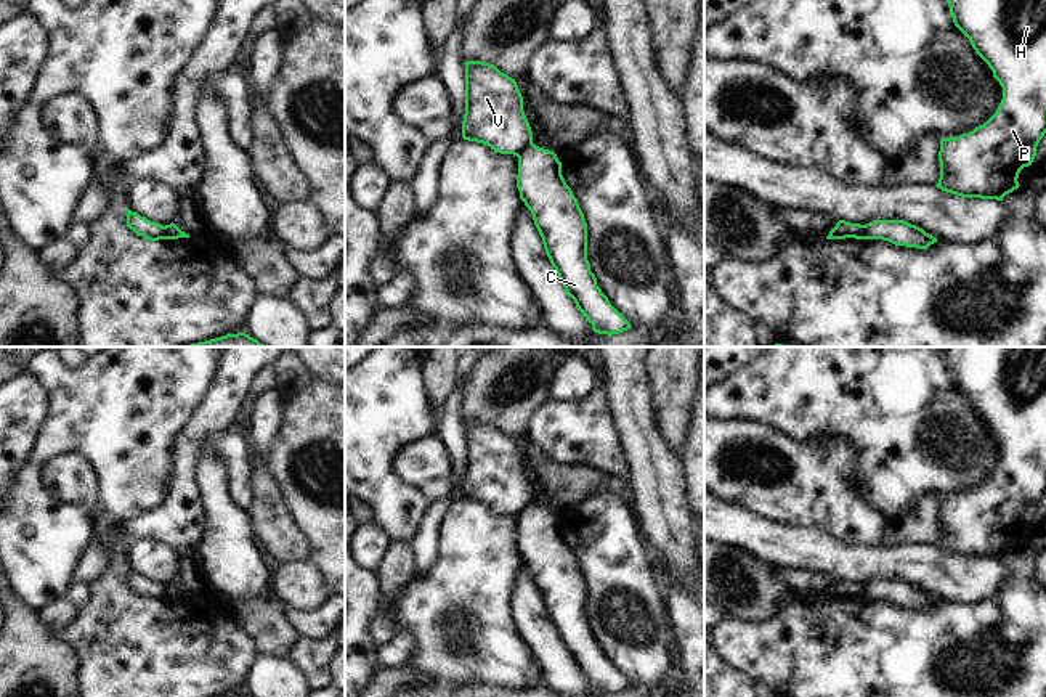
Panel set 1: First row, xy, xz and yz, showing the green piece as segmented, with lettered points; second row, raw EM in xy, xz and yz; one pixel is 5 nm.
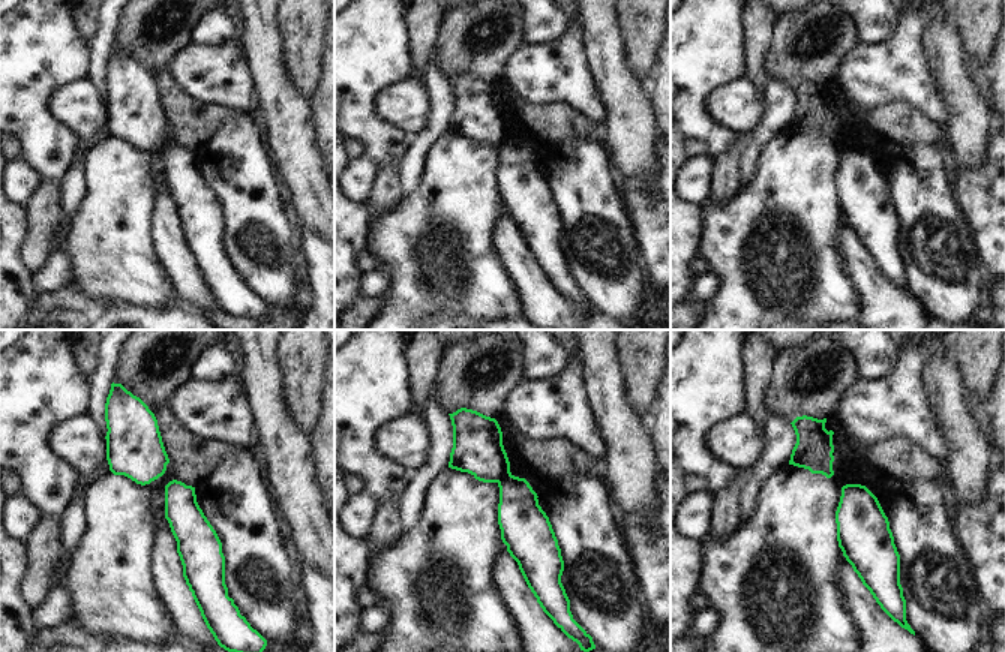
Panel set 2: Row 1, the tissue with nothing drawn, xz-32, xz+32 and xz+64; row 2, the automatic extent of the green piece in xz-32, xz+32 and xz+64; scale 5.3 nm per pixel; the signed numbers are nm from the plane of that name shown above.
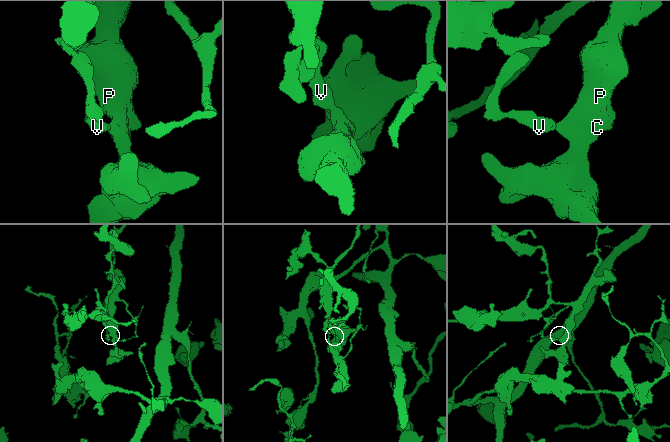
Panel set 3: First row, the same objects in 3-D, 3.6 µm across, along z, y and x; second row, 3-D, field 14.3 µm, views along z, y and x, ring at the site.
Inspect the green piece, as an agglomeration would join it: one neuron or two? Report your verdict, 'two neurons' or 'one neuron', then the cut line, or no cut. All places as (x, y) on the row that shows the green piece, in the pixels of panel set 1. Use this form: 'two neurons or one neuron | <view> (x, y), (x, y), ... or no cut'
two neurons | xz (531, 142), (515, 154)

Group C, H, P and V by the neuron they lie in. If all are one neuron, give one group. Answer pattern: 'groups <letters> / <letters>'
groups C H P / V

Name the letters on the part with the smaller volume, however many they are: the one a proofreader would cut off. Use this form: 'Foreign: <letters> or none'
Foreign: V

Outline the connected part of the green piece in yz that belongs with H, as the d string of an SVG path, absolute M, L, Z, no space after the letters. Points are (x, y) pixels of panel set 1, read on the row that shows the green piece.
M947 0L947 3L955 26L969 39L975 53L1003 87L1003 100L983 125L969 133L940 140L940 178L935 186L961 198L1003 201L1020 186L1019 173L1032 165L1036 146L1046 133L1046 0Z

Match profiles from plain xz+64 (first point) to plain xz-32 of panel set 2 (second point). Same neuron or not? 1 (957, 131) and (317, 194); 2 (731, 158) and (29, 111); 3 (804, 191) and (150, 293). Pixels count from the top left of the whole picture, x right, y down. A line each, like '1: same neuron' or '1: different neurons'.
1: same neuron
2: different neurons
3: same neuron

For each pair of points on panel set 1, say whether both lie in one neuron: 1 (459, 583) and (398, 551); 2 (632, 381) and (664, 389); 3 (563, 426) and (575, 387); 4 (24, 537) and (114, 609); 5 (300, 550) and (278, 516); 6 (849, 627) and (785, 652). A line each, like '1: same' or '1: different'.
1: different
2: different
3: different
4: different
5: same
6: same

